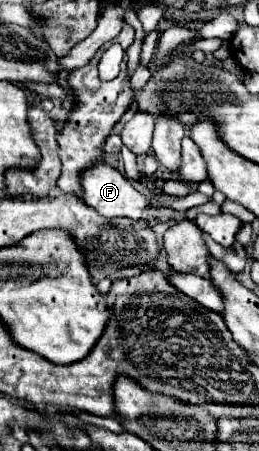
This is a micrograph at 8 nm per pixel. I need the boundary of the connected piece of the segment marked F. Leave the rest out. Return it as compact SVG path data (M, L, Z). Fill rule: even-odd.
M97 164L81 174L83 202L93 206L103 218L141 220L147 198L139 194L133 184L115 168Z

